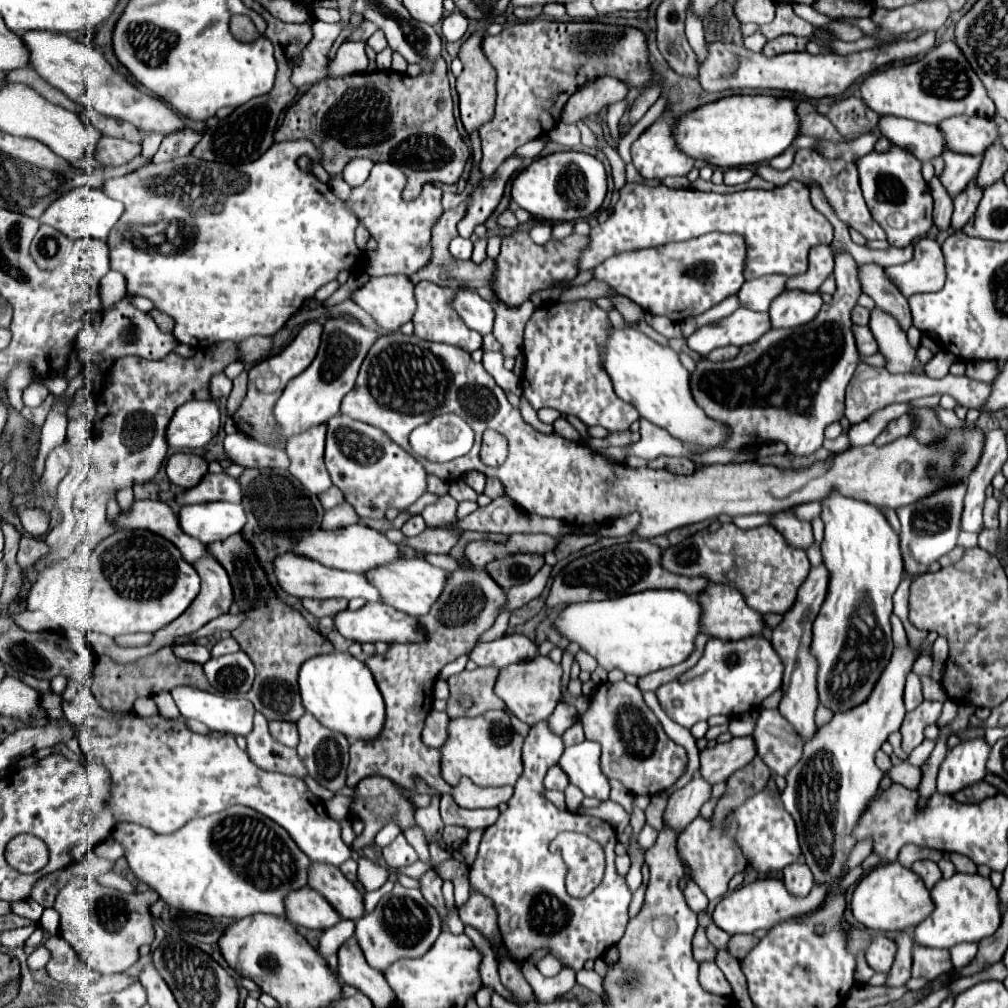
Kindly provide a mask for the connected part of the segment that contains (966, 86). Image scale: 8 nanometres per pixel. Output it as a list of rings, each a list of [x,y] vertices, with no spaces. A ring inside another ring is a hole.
[[[945,41],[933,47],[923,59],[915,63],[889,67],[887,71],[871,75],[861,85],[861,97],[881,117],[895,115],[927,125],[939,125],[941,121],[957,115],[975,115],[989,119],[995,115],[995,105],[993,101],[989,101],[983,83],[953,41]]]

